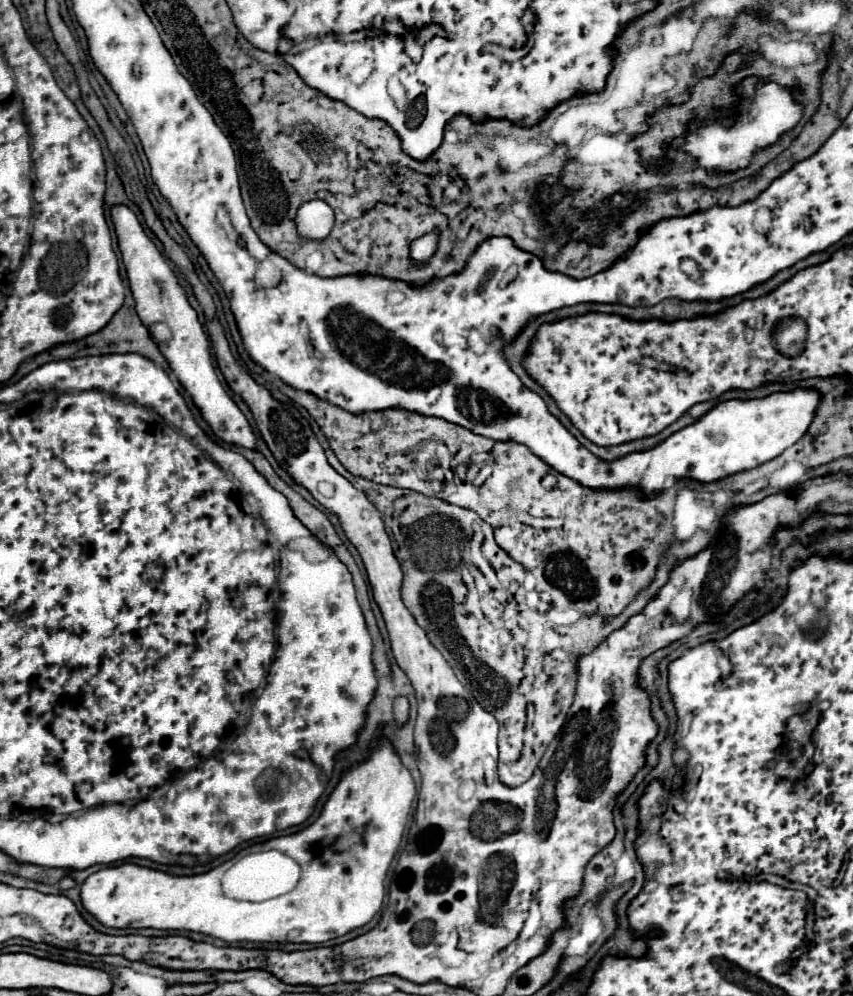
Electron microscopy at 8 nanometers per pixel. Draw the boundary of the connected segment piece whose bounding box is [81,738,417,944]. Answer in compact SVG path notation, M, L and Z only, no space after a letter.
M385 738L373 742L371 756L345 772L333 794L323 806L321 816L301 832L271 838L255 844L253 850L281 850L301 866L301 878L295 890L269 898L263 902L231 900L221 890L223 864L207 874L197 876L171 876L159 870L143 868L137 864L109 866L91 874L81 886L83 908L93 914L103 926L109 928L157 928L157 930L191 930L221 938L225 942L307 942L321 944L343 936L355 928L365 926L381 910L385 898L385 878L391 860L401 844L403 830L411 804L415 800L415 782L409 770L401 764L399 756Z

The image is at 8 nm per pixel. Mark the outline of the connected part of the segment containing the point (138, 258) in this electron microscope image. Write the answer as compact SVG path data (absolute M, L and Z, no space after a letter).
M113 206L111 216L115 222L119 250L123 256L123 264L125 264L125 270L129 276L129 286L131 286L133 298L137 302L137 314L139 314L141 322L147 326L157 324L157 322L163 322L169 326L171 338L169 338L169 342L159 344L161 352L167 358L167 362L169 362L171 370L175 372L175 376L179 378L179 382L183 384L183 388L193 398L195 406L201 410L205 422L211 426L215 436L219 436L227 444L255 448L255 436L251 432L251 426L249 426L245 414L237 408L237 404L223 390L223 386L213 370L207 336L197 318L197 312L191 308L183 288L179 286L175 272L167 264L167 260L161 256L157 246L147 238L137 216L127 206Z

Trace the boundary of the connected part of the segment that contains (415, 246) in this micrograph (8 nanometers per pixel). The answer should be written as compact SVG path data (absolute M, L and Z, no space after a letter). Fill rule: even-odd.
M435 228L433 232L415 238L411 243L410 258L415 260L417 266L427 264L429 258L433 258L433 252L437 252L437 244L439 242L439 230Z

